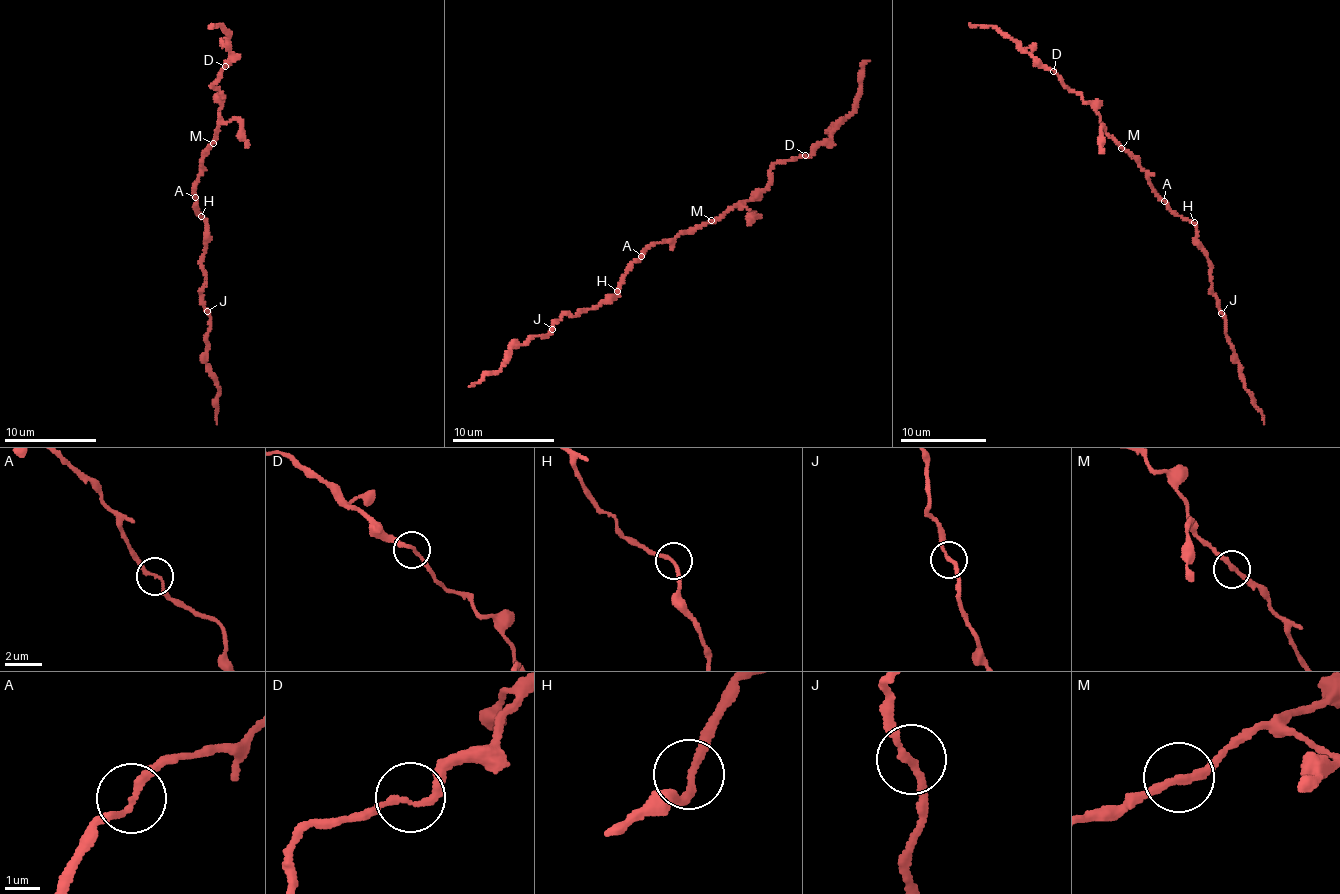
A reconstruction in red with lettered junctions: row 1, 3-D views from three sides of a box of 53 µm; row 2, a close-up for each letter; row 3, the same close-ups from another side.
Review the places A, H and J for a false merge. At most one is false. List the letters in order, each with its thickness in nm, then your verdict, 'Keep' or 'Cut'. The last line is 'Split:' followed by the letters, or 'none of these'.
A: Thickness 170 nm. Keep
H: Thickness 190 nm. Keep
J: Thickness 200 nm. Keep
Split: none of these

